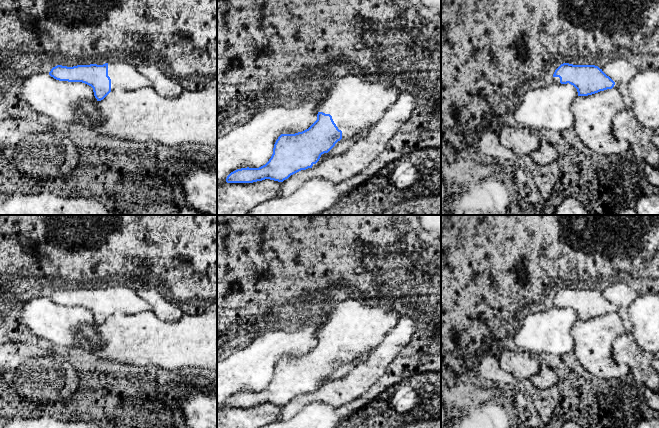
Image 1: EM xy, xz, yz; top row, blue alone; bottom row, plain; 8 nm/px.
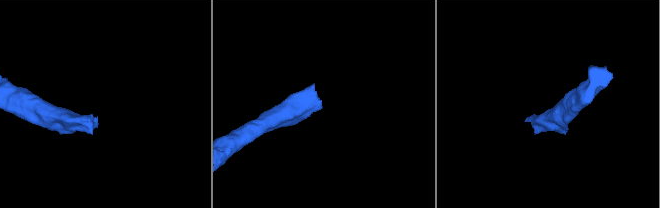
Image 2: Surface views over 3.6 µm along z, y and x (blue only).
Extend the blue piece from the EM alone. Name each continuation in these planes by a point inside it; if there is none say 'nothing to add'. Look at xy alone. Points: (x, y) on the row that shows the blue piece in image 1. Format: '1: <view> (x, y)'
1: xy (124, 76)

